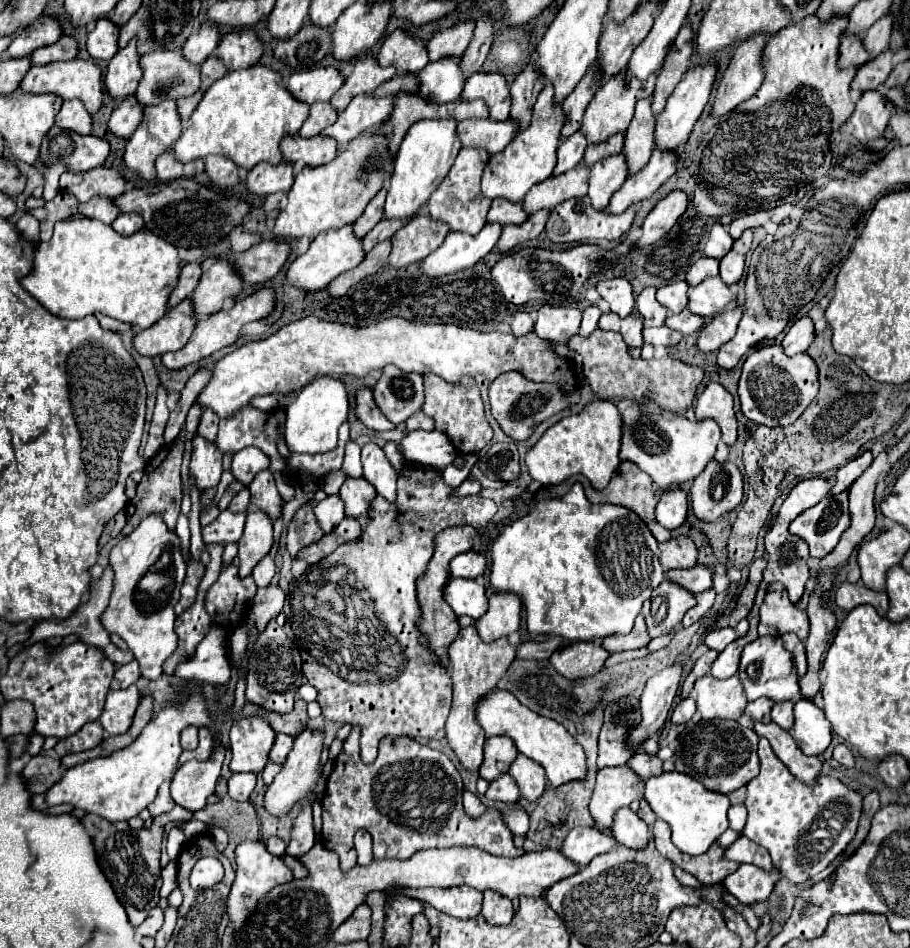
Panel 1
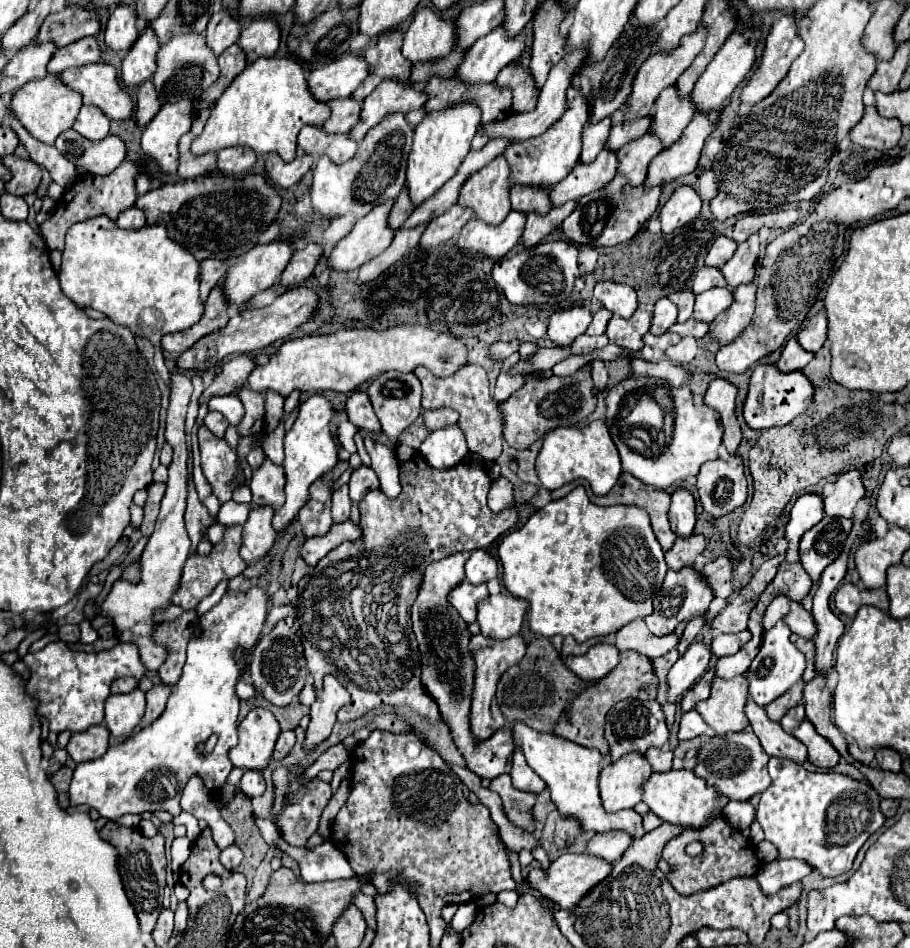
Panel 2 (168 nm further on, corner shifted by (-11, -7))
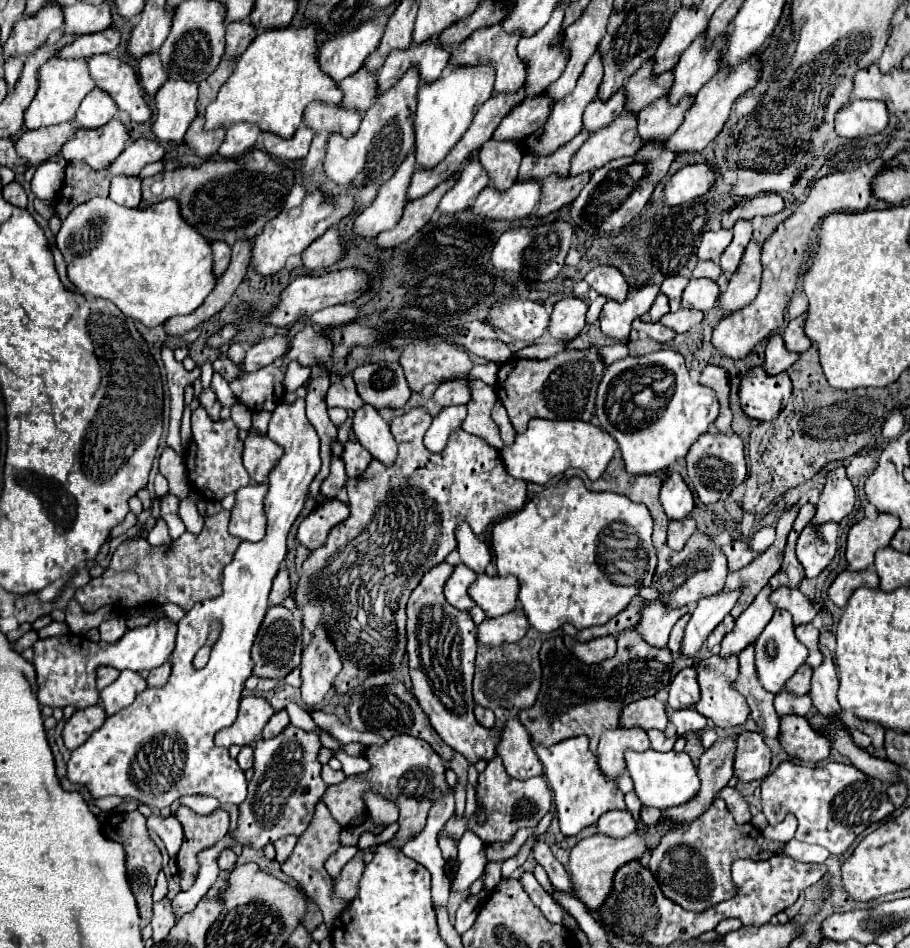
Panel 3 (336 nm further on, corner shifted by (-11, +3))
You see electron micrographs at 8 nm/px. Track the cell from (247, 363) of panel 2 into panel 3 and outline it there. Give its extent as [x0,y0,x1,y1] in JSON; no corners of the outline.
[242,334,288,372]

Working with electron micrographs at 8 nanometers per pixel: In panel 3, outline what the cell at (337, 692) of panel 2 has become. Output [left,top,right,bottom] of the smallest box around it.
[302,628,342,710]

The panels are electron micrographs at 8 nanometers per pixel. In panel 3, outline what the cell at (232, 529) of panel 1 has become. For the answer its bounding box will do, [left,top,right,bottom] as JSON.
[180,498,204,534]

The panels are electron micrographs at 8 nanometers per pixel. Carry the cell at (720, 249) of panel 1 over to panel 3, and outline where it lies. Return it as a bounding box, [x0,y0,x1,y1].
[698,230,732,262]

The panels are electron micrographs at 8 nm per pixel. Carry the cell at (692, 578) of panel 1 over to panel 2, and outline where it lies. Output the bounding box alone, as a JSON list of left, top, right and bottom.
[702,558,734,600]

